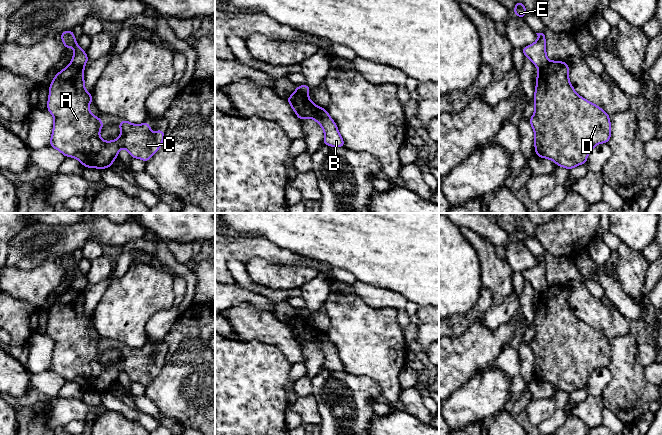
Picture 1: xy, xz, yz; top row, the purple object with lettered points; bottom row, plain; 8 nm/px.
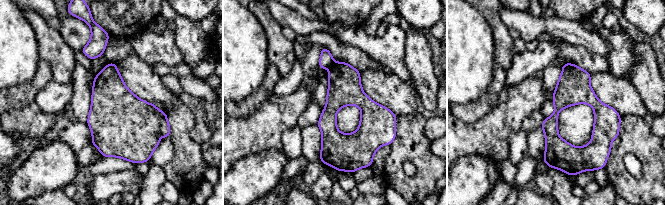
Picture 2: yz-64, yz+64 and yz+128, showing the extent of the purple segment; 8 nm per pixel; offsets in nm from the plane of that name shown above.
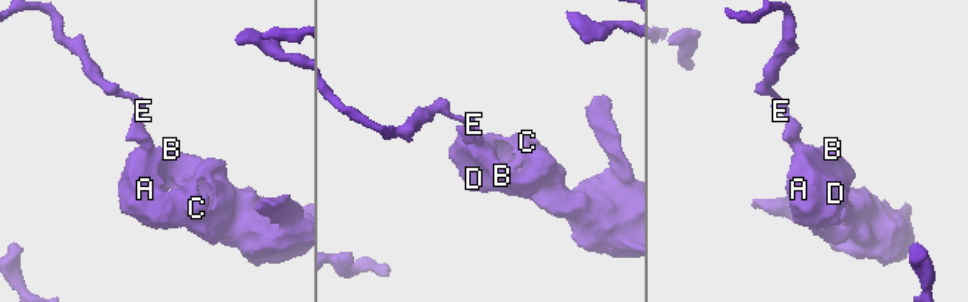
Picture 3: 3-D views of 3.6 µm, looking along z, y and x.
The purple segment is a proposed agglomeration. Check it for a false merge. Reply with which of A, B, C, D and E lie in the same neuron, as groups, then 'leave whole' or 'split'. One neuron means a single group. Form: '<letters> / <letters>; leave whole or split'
A B C D / E; split

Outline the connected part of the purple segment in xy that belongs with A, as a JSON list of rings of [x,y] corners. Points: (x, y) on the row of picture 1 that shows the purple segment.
[[[70,63],[55,75],[47,102],[47,110],[54,117],[49,146],[65,157],[78,159],[84,167],[101,170],[112,166],[121,148],[144,162],[159,150],[165,134],[157,129],[152,135],[147,122],[135,125],[123,119],[118,123],[120,137],[104,141],[99,136],[104,124],[90,112],[90,102],[94,104],[92,94],[85,90],[84,67]]]

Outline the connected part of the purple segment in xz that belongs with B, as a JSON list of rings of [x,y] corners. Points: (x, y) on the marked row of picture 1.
[[[294,92],[286,98],[300,120],[314,119],[324,129],[323,144],[332,147],[345,147],[334,120],[326,109],[315,105],[308,96]]]

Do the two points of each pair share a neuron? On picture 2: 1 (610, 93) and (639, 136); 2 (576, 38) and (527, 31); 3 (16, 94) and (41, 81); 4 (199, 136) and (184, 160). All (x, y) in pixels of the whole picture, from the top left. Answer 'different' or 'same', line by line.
1: different
2: same
3: same
4: different

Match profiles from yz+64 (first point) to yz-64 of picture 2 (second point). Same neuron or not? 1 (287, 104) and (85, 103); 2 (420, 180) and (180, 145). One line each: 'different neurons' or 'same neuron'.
1: different neurons
2: same neuron

